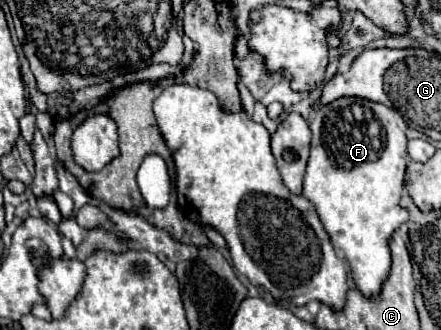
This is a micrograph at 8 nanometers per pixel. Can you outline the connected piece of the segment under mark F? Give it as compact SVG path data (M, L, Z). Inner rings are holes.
M342 97L328 105L322 105L310 121L312 141L302 195L314 203L334 249L338 249L344 259L350 261L356 287L362 291L364 297L376 297L382 291L392 265L390 239L394 231L408 221L408 211L398 205L408 163L408 139L404 135L402 123L404 121L396 109L388 109L382 103L360 97Z

